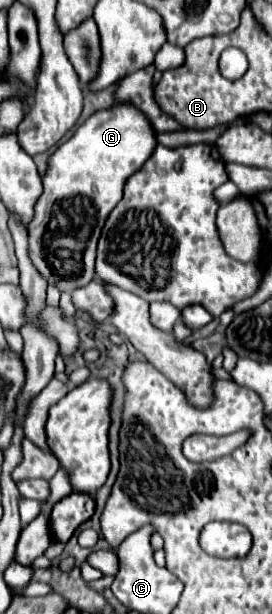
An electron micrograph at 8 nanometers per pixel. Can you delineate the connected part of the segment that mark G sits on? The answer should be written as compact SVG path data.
M121 102L107 110L95 112L85 120L75 134L63 142L57 152L49 158L47 174L43 176L43 194L35 204L35 216L29 224L29 252L37 270L45 276L47 282L55 284L61 292L73 292L75 288L87 286L95 276L95 248L101 234L101 228L109 212L117 206L125 180L137 172L147 158L155 152L157 138L151 122L145 114L131 102Z

